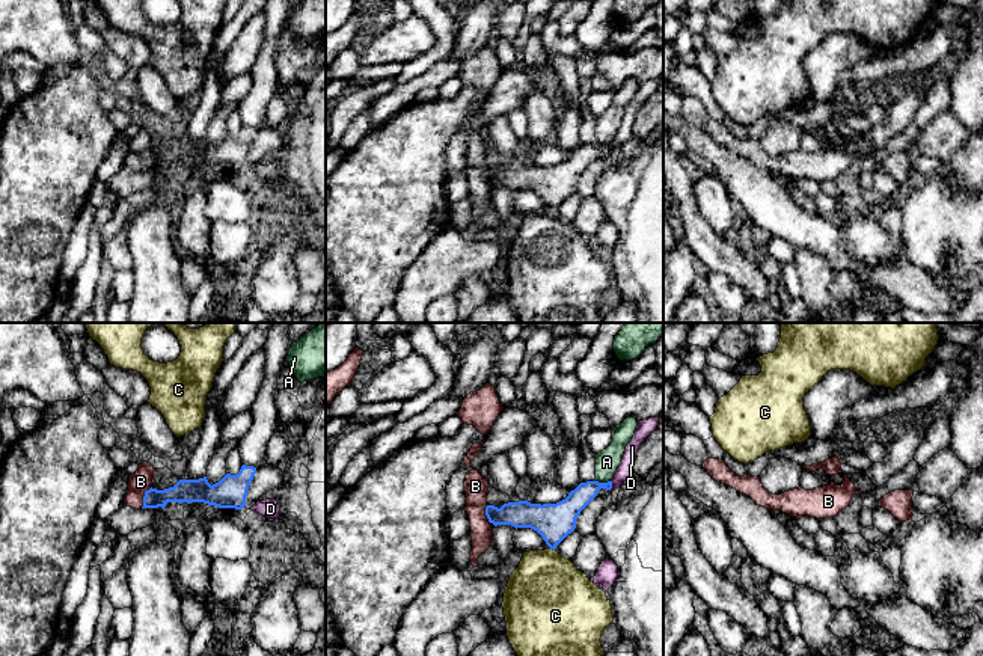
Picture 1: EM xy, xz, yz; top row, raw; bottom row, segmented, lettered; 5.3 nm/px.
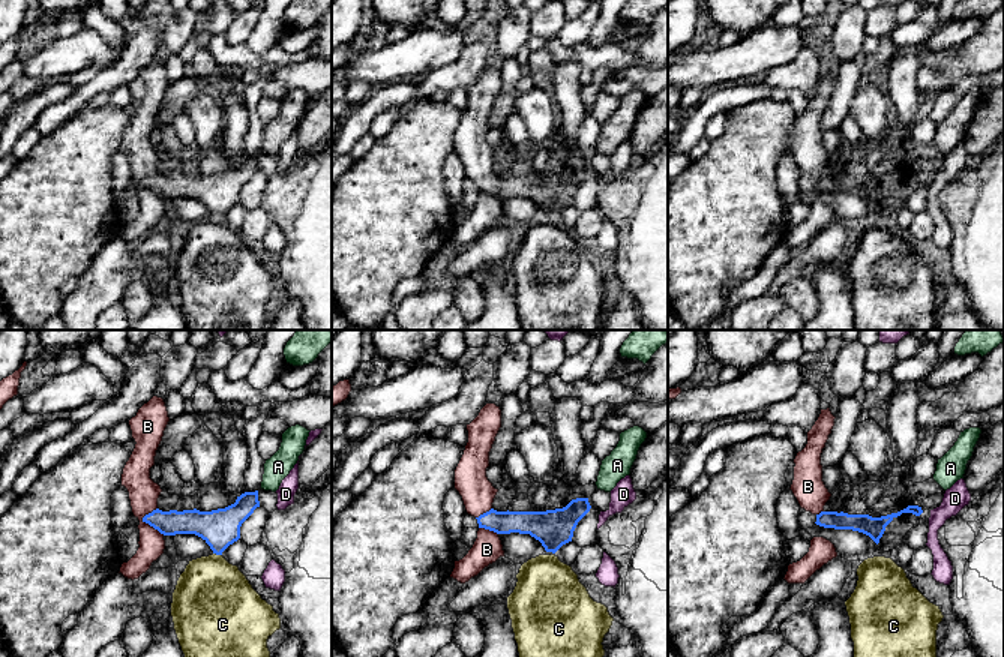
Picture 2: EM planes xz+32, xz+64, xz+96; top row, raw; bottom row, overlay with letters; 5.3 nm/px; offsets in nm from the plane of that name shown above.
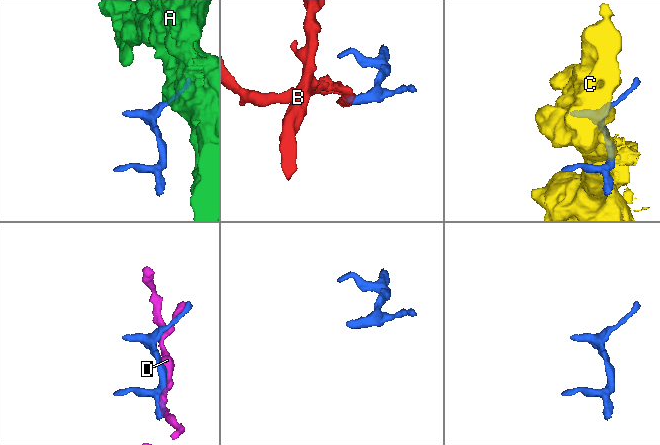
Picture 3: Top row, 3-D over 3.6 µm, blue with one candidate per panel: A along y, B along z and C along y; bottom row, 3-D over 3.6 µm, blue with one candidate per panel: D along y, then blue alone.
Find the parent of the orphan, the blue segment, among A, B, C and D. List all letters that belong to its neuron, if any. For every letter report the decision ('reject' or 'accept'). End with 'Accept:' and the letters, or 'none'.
A: reject
B: accept
C: reject
D: reject
Accept: B

